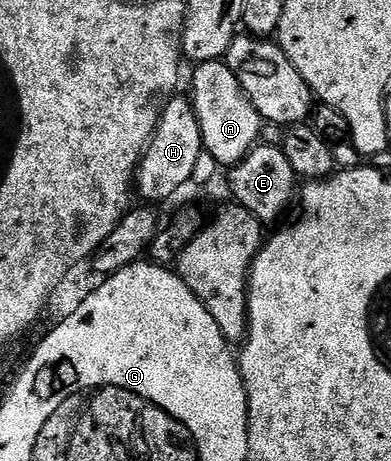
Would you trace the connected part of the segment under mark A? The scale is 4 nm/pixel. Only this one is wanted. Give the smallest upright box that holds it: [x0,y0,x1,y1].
[188,59,263,169]

